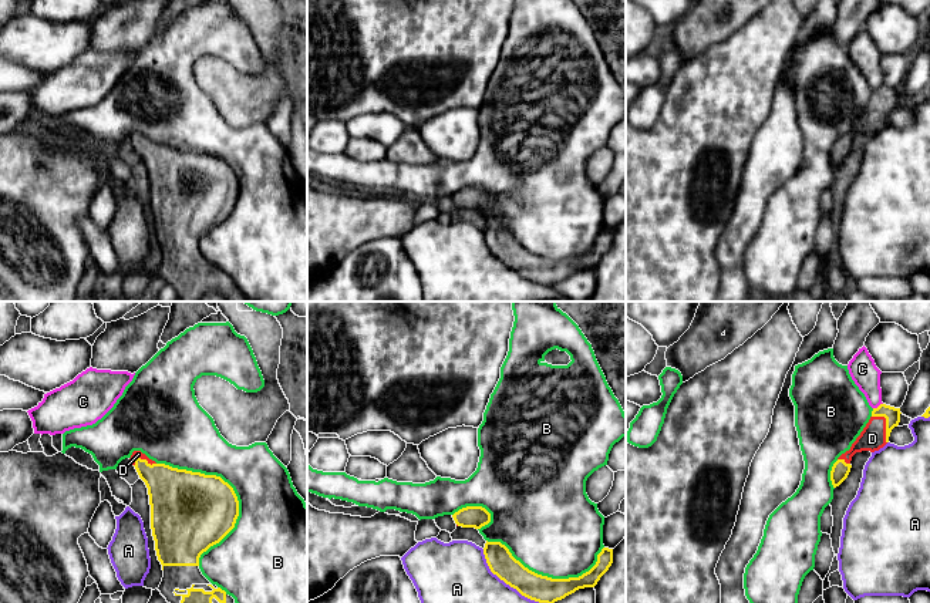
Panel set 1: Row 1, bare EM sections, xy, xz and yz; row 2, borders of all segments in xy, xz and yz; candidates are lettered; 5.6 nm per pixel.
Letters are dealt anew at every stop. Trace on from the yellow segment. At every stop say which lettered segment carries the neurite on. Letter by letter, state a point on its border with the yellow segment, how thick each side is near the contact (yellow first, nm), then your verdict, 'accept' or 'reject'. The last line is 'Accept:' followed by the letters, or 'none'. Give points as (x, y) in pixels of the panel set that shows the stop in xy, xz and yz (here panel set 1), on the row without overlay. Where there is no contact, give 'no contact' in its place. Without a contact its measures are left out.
A: contact xz (511, 268); calibres 150 and 500 nm; reject
B: contact xy (233, 172); calibres 440 and 360 nm; reject
C: contact yz (879, 87); calibres 90 and 160 nm; reject
D: contact yz (886, 105); calibres 90 and 150 nm; accept
Accept: D

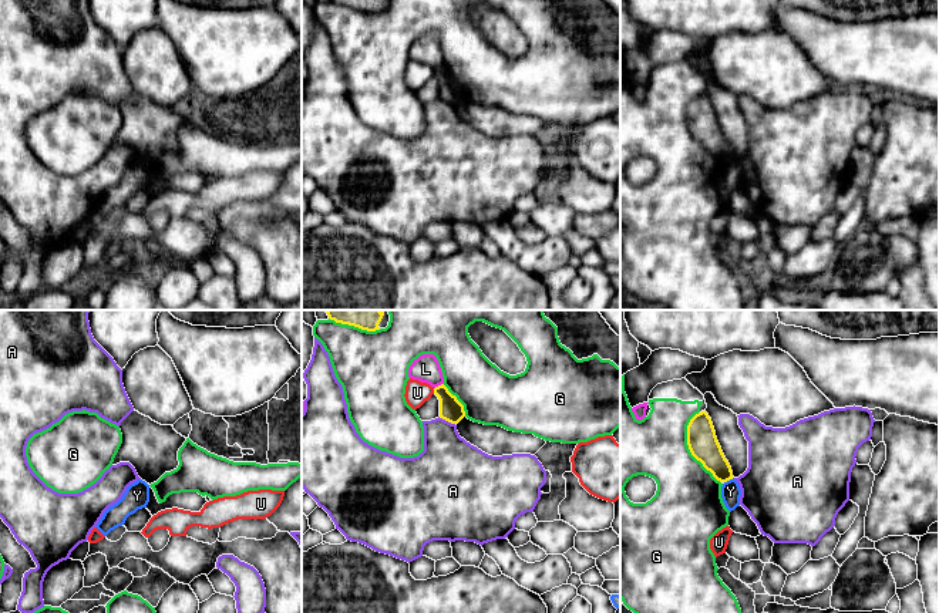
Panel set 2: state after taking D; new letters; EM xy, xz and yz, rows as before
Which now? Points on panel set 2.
A: contact xz (447, 101); calibres 140 and 320 nm; reject
G: contact yz (689, 128); calibres 170 and 340 nm; reject
L: contact xz (438, 67); calibres 140 and 160 nm; reject
U: contact xz (434, 73); calibres 140 and 140 nm; reject
Y: contact yz (729, 161); calibres 170 and 110 nm; reject
Accept: none

